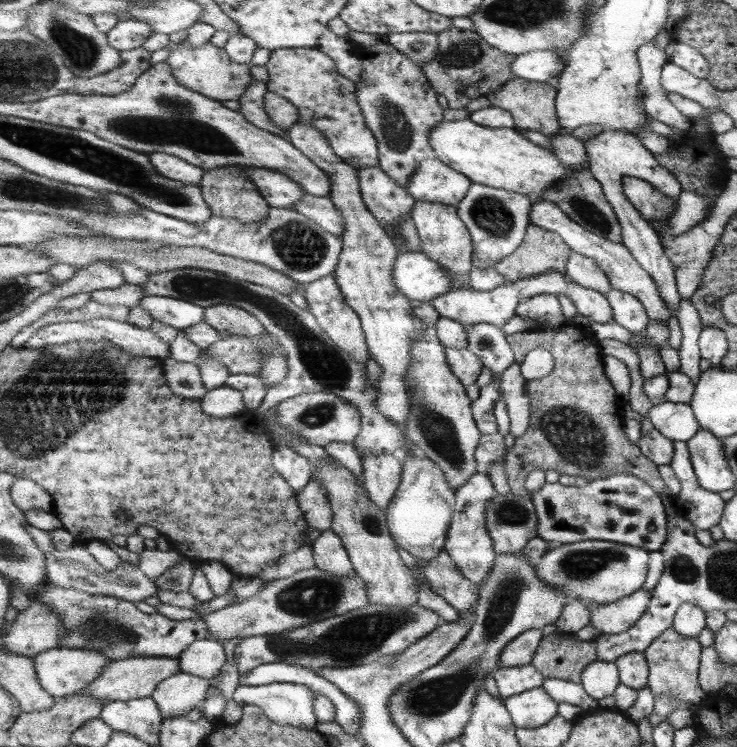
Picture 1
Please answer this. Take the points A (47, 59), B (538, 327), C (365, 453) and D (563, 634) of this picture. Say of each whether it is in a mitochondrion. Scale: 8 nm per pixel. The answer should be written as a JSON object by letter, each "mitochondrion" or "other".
{"A":"mitochondrion","B":"other","C":"other","D":"other"}

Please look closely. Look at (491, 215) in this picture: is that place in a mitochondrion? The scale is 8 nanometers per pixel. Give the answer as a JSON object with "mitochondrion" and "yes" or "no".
{"mitochondrion":"yes"}

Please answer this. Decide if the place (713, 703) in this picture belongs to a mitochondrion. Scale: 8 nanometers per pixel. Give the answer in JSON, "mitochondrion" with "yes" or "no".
{"mitochondrion":"no"}

